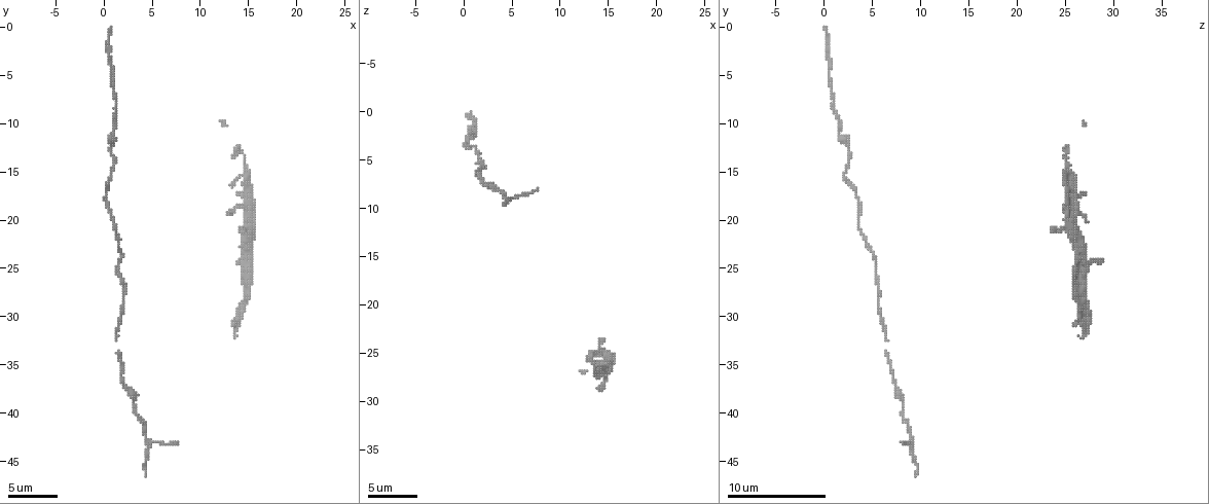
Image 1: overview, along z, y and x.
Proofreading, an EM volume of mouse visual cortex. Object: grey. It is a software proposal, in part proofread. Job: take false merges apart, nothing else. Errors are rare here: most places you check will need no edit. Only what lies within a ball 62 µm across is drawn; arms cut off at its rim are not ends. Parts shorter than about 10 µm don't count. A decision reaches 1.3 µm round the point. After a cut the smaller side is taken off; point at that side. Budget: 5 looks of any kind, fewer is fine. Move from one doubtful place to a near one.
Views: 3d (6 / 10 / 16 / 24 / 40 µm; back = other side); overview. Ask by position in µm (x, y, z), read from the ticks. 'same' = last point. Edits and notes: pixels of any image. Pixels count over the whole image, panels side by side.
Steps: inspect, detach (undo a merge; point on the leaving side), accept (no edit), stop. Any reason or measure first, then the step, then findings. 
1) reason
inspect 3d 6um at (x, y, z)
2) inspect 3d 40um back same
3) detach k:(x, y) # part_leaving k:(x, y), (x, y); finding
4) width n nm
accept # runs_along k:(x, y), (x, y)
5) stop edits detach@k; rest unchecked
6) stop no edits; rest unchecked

thick turns thin
inspect 3d 16um at (0.8, 13.0, 2.8)

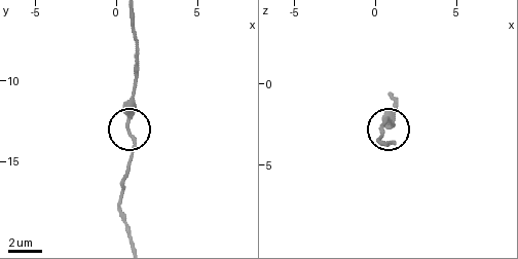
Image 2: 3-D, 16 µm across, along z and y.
accept # all the same neuron

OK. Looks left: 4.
inspect 3d 16um at (1.6, 24.0, 5.2)

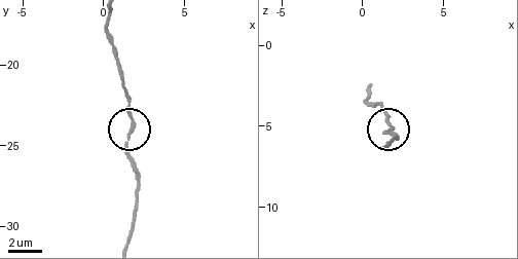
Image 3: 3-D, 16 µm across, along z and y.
inspect 3d 6um at (1.7, 23.8, 5.2)

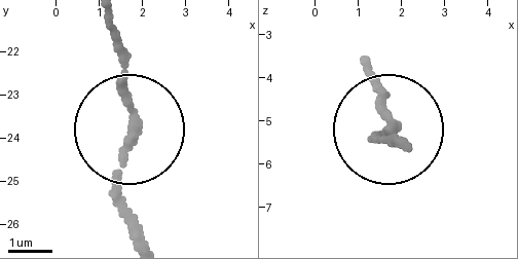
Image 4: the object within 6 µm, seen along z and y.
accept # continuous, no second neuron

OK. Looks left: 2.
thick turns thin
inspect 3d 6um at (3.0, 38.2, 7.8)

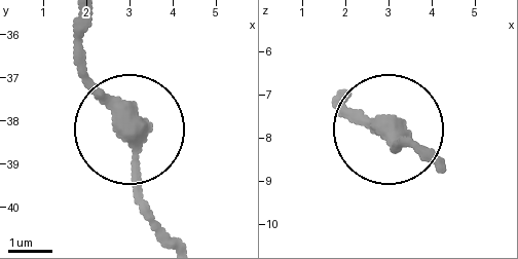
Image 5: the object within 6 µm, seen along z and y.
inspect 3d 6um back same

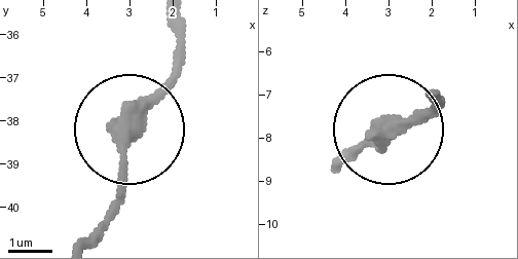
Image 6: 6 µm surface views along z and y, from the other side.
accept # one neuron here

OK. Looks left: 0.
stop no edits; rest unchecked

